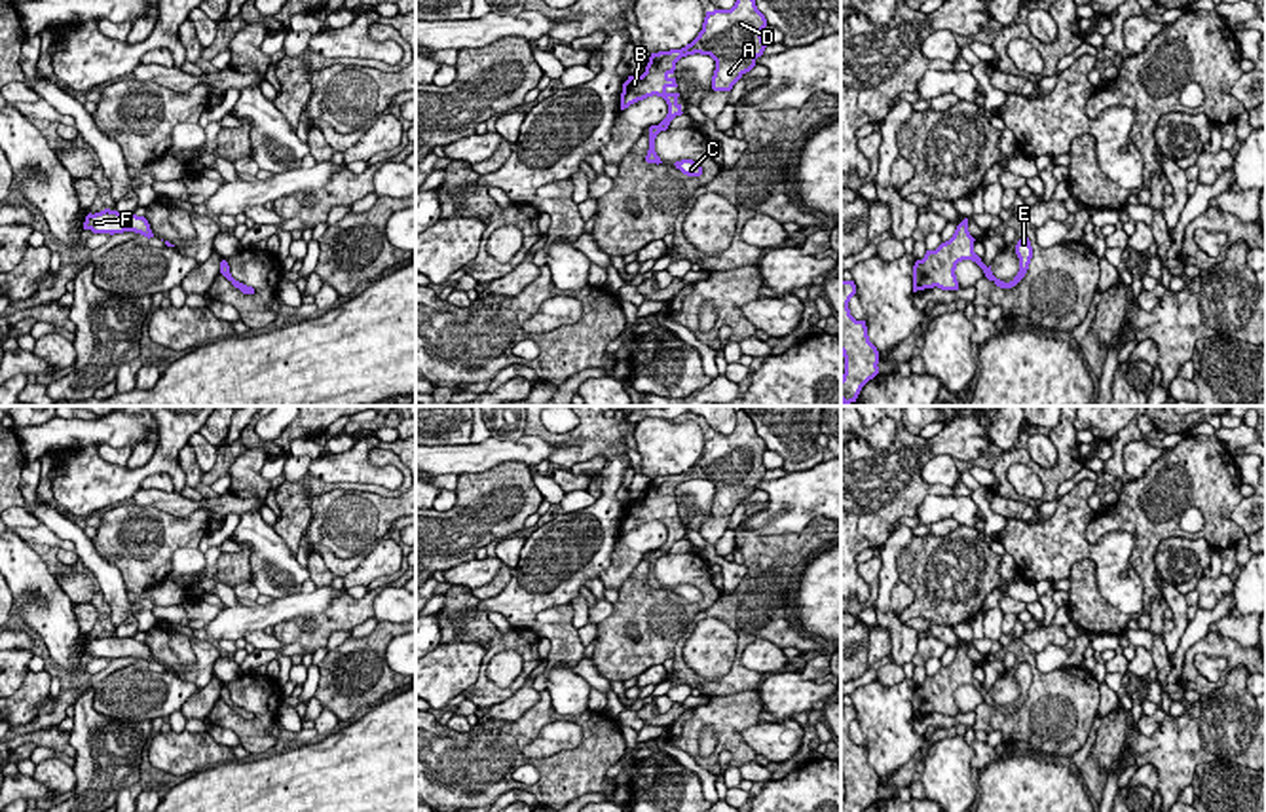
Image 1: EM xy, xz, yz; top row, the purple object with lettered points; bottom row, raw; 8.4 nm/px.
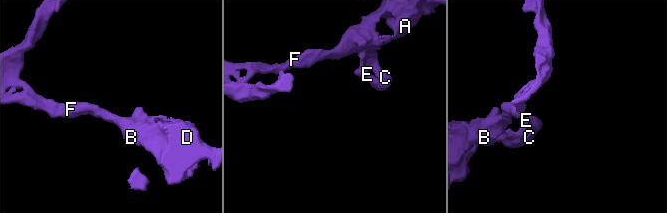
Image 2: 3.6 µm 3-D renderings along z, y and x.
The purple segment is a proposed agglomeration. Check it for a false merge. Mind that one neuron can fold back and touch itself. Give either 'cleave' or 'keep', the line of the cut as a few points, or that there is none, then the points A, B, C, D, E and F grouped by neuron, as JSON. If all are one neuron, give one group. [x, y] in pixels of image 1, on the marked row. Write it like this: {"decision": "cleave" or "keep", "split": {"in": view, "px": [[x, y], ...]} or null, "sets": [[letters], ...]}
{"decision": "keep", "split": null, "sets": [["A", "B", "C", "D", "E", "F"]]}

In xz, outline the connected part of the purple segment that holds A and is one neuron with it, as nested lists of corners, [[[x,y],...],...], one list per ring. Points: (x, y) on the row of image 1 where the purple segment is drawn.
[[[736,0],[731,9],[706,11],[702,30],[681,49],[651,53],[642,76],[628,76],[623,83],[621,110],[647,97],[662,97],[668,104],[668,114],[659,125],[649,127],[647,163],[662,163],[655,152],[655,138],[666,131],[676,116],[681,116],[680,93],[668,93],[668,87],[678,87],[676,63],[687,55],[710,55],[716,61],[712,76],[714,91],[731,91],[733,85],[755,66],[755,59],[763,55],[765,15],[757,9],[755,0]]]

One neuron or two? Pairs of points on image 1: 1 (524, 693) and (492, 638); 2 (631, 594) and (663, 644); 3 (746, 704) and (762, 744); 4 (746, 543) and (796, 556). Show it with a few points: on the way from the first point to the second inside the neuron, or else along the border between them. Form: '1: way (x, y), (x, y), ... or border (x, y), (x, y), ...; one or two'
1: border (528, 676), (509, 697), (486, 710); two
2: way (642, 606), (659, 623), (659, 632); one
3: border (758, 721), (743, 733), (743, 740), (756, 754); two
4: way (758, 551), (765, 556), (784, 556); one

